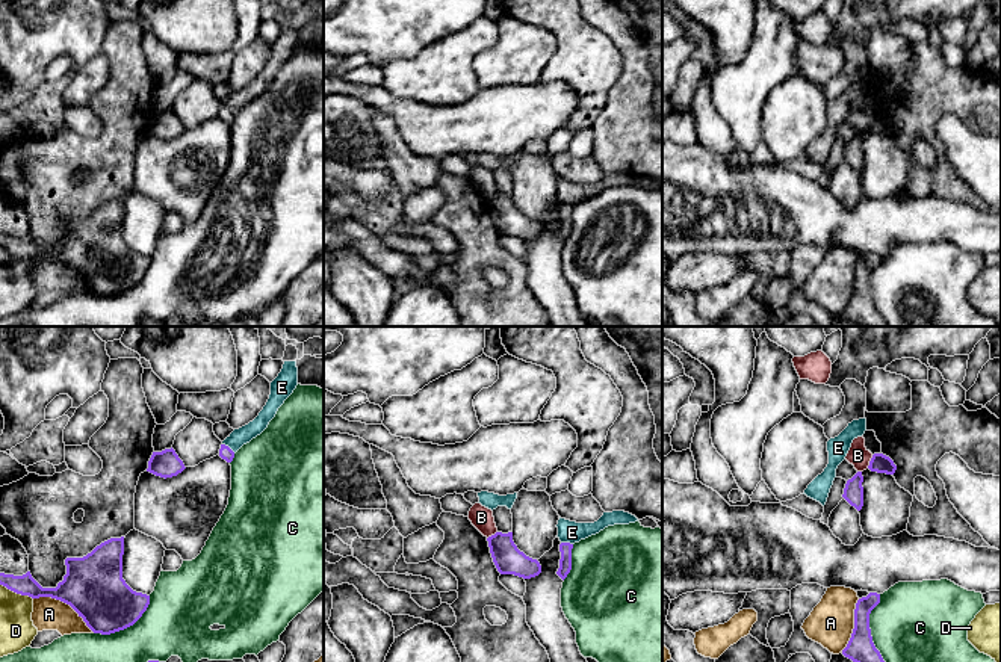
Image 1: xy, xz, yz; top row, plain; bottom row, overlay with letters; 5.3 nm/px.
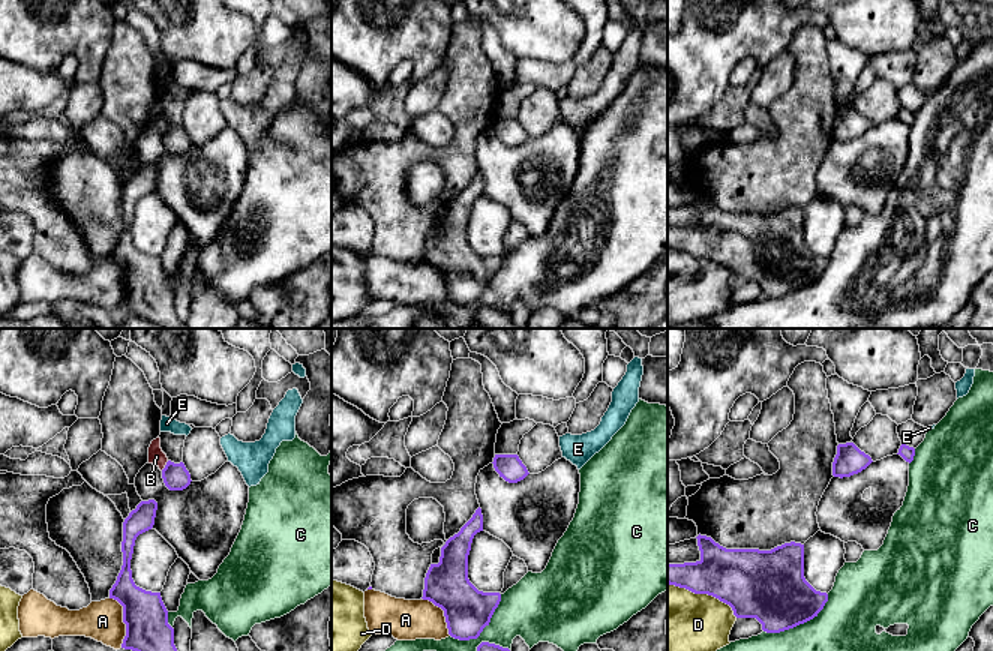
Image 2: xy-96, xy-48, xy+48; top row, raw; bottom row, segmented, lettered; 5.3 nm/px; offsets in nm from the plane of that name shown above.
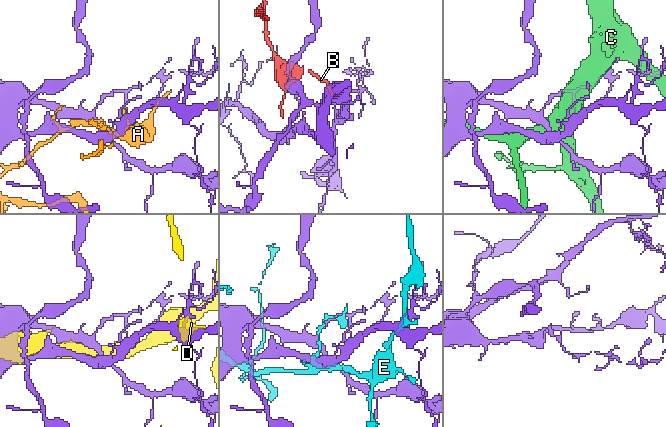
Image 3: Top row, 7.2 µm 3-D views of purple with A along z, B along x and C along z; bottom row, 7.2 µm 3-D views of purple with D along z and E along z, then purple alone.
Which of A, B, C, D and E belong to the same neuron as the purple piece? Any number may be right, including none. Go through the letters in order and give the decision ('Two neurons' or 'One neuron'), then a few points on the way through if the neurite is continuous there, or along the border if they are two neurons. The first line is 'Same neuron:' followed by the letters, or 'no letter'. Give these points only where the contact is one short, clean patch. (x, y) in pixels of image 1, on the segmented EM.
Same neuron: no letter
A: Two neurons
B: Two neurons
C: Two neurons
D: Two neurons
E: Two neurons

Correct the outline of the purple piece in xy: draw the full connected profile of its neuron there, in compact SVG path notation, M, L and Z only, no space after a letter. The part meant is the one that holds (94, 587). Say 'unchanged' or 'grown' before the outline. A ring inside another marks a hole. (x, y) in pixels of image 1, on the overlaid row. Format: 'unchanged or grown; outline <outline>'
unchanged; outline M124 537L110 538L83 558L67 558L67 574L56 588L42 588L27 571L23 576L0 573L0 585L32 599L51 597L70 605L94 633L110 635L133 626L150 605L150 595L133 591L122 579Z

